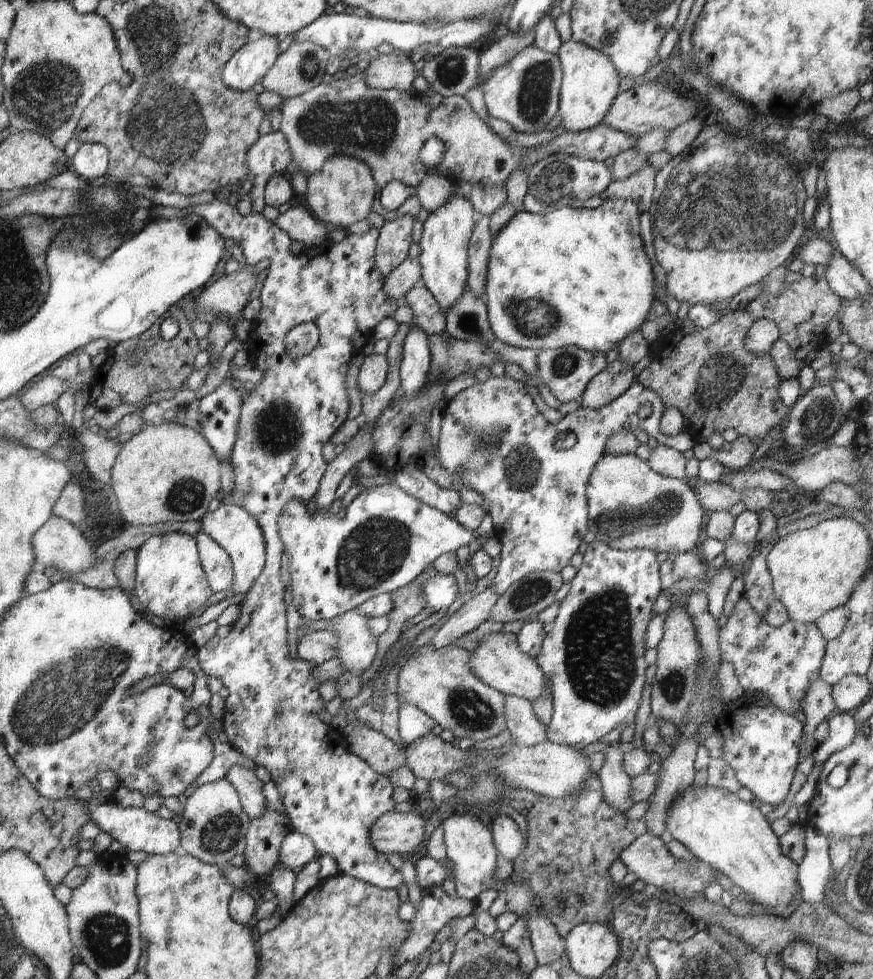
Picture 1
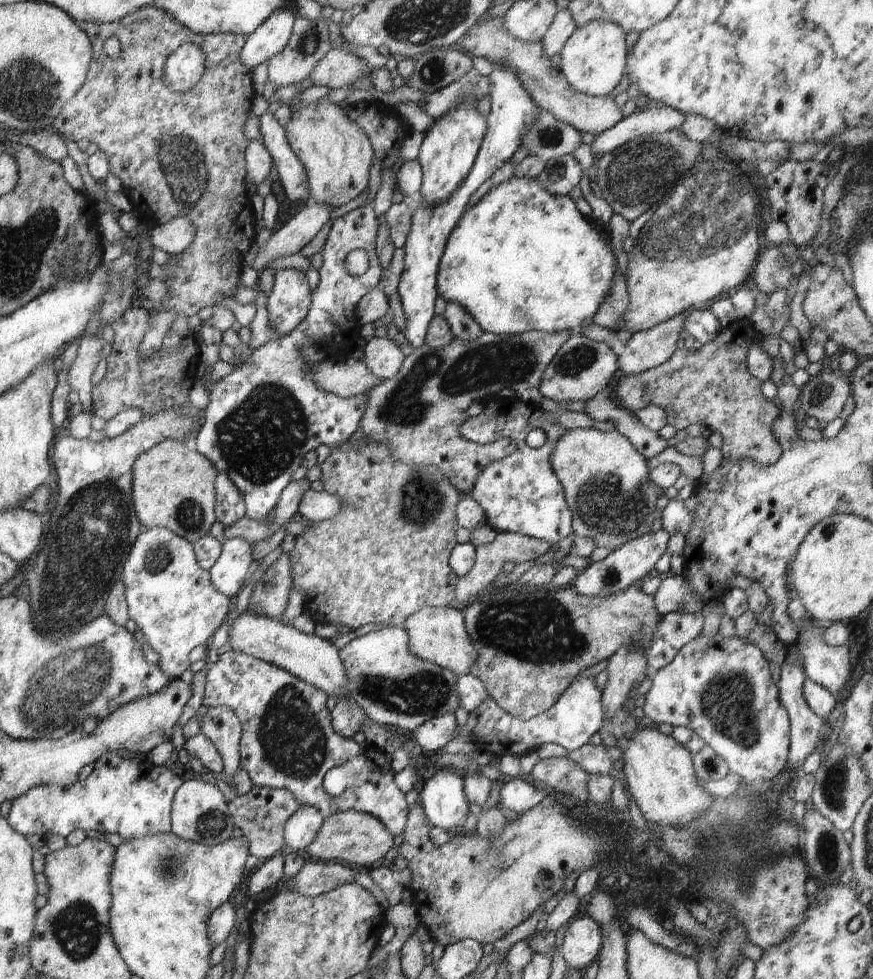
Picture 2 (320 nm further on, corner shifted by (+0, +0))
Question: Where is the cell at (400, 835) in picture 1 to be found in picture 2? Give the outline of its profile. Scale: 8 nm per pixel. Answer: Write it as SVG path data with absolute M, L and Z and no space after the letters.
M355 810L335 812L325 818L317 835L306 846L303 855L314 861L336 861L346 865L380 863L386 852L392 848L394 835L378 820L368 813Z

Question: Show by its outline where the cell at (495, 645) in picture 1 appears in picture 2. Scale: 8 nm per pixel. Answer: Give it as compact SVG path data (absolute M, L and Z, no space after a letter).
M457 606L422 607L412 613L402 627L408 635L410 652L419 659L450 669L455 675L471 672L471 666L477 660L477 650L472 646L466 632L464 615Z

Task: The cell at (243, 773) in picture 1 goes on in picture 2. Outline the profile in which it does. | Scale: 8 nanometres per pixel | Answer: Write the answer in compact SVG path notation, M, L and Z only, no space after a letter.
M227 706L208 707L197 722L200 734L208 737L218 749L223 760L224 772L233 775L240 768L239 742L241 724L235 711Z

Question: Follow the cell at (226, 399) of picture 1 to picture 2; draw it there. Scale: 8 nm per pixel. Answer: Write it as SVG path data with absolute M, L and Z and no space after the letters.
M217 472L215 482L215 517L223 528L231 527L245 517L242 493L224 473Z

